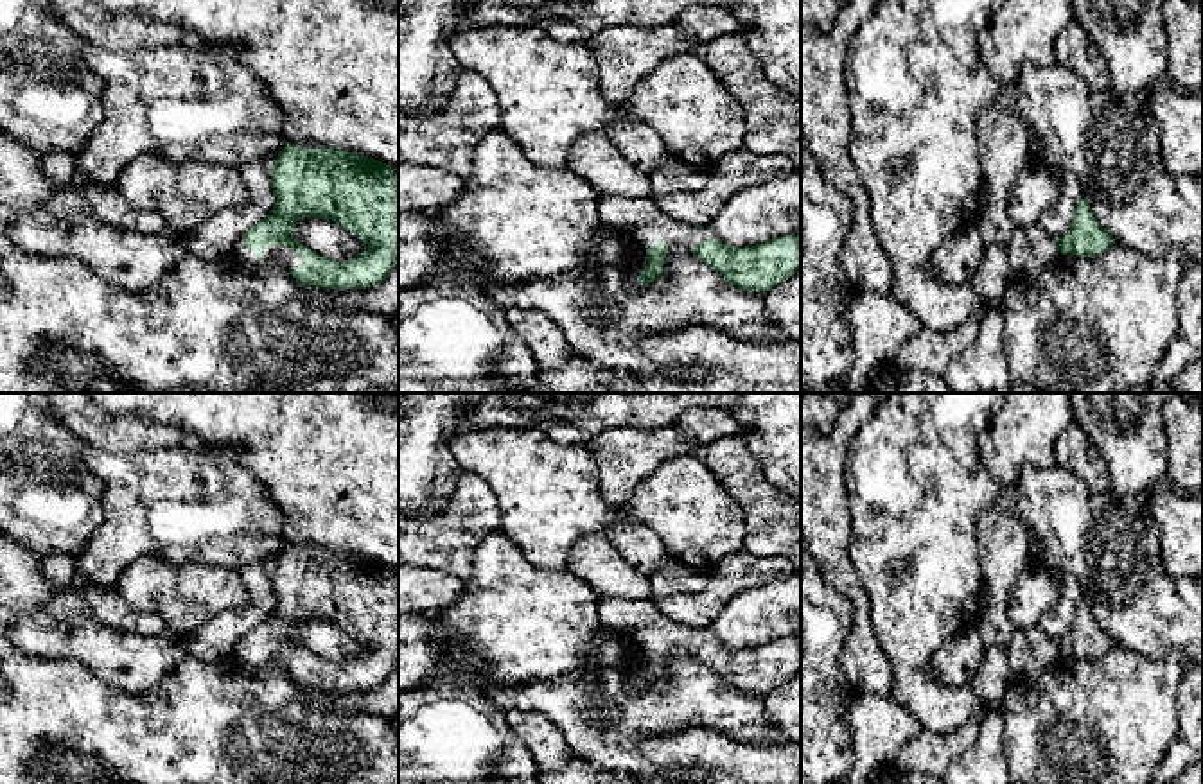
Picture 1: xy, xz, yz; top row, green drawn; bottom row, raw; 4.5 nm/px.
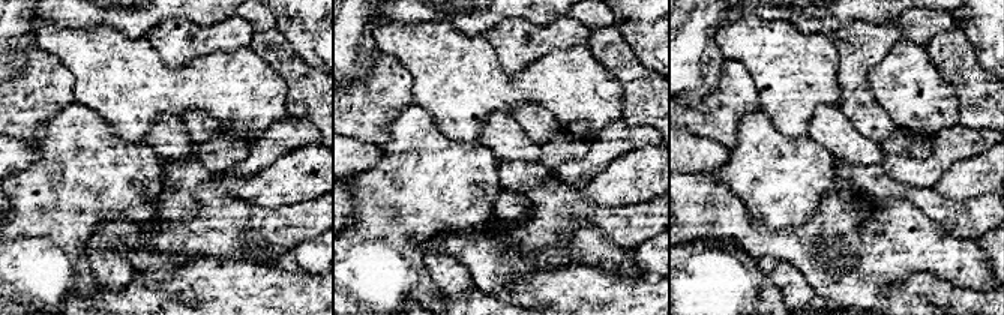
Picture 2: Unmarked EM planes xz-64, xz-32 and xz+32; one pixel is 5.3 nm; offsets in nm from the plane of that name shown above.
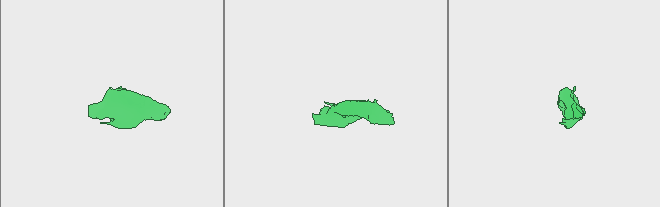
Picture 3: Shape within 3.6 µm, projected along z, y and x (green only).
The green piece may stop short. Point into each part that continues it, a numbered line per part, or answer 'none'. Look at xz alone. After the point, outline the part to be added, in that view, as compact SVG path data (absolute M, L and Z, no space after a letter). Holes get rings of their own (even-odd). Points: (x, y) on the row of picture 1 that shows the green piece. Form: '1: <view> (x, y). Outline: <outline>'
1: xz (641, 219). Outline: M600 197L598 215L602 224L627 233L645 253L657 240L668 249L675 246L691 249L711 239L707 230L693 231L693 226L666 215L652 197Z

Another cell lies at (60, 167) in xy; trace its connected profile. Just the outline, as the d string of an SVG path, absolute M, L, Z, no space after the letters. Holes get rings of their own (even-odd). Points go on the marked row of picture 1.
M43 152L40 156L40 167L50 181L66 187L75 176L75 154Z

